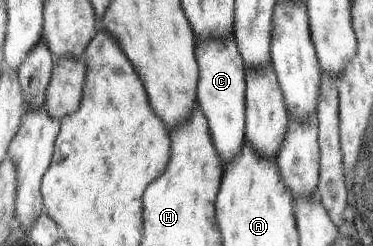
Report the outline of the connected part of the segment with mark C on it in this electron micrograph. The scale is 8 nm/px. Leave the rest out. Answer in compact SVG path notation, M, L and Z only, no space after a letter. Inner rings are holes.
M234 32L225 39L207 39L197 45L199 63L199 91L197 101L210 123L210 131L215 146L222 154L223 161L229 165L238 156L245 144L245 69L243 57L235 41Z

